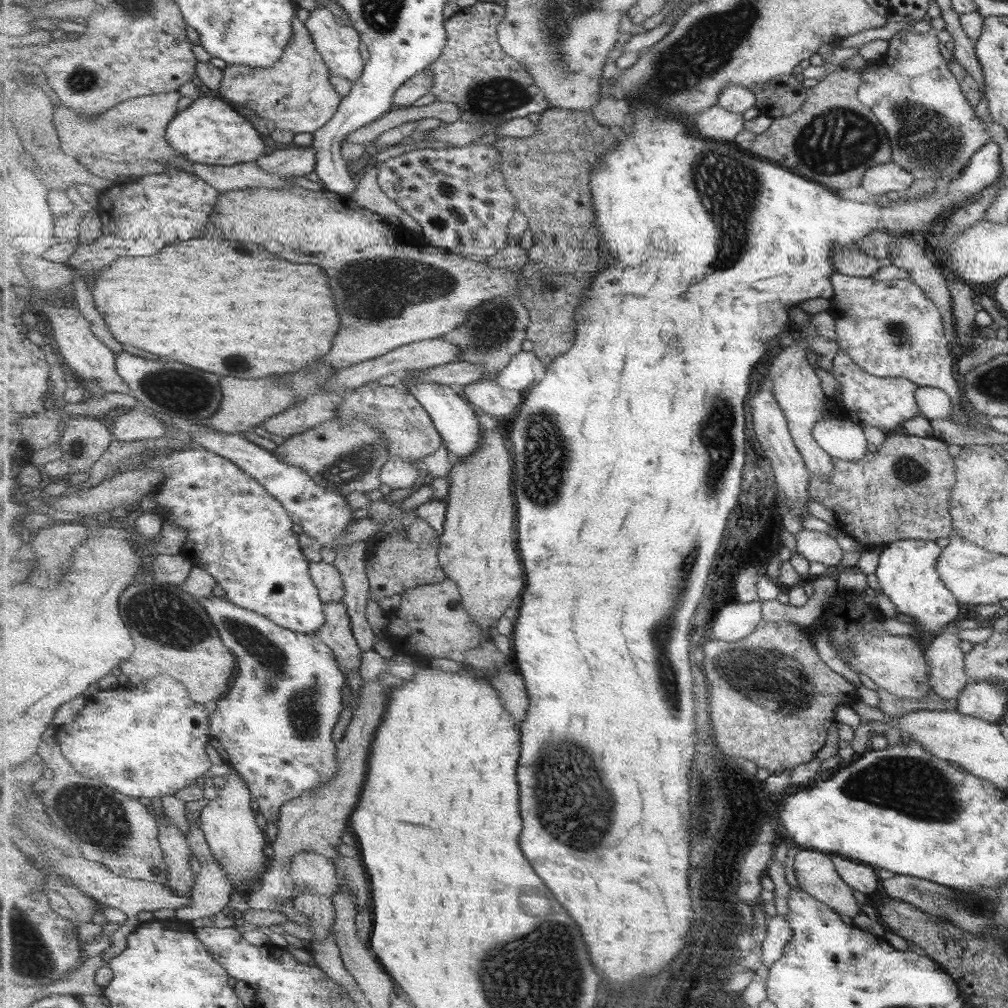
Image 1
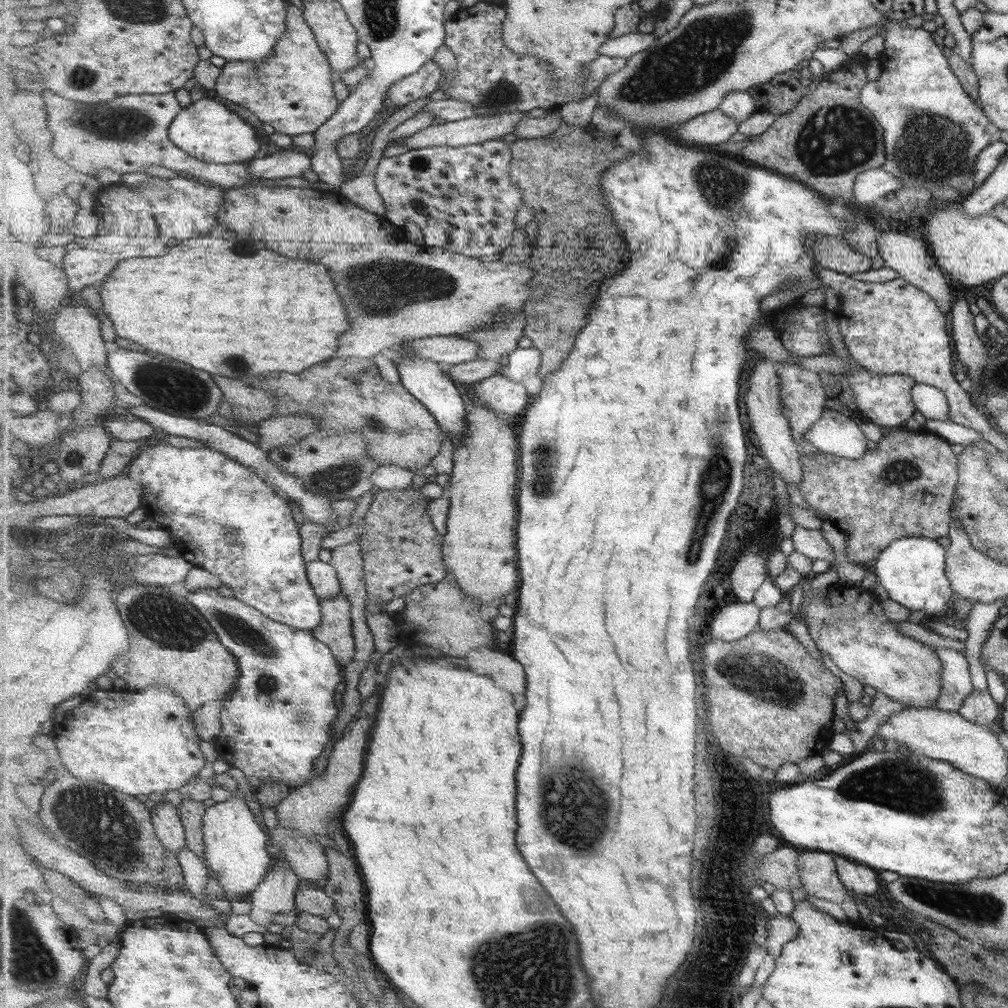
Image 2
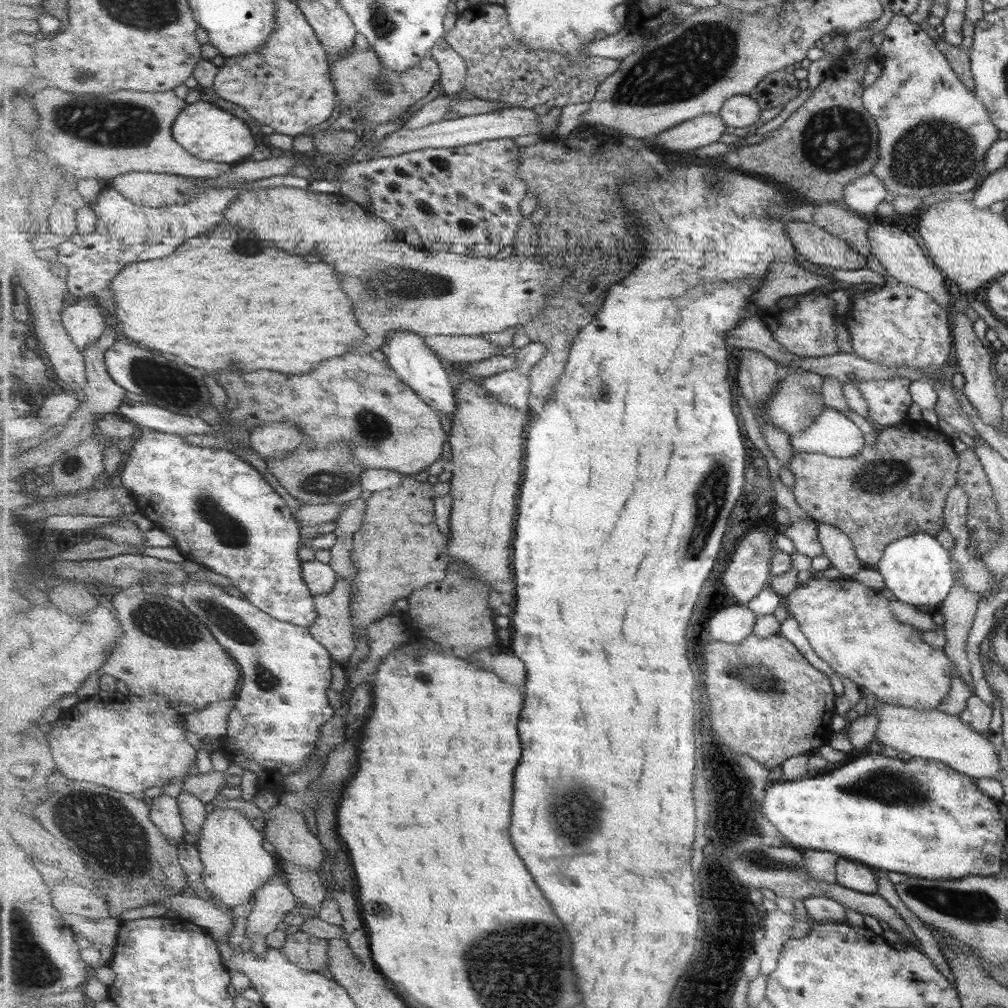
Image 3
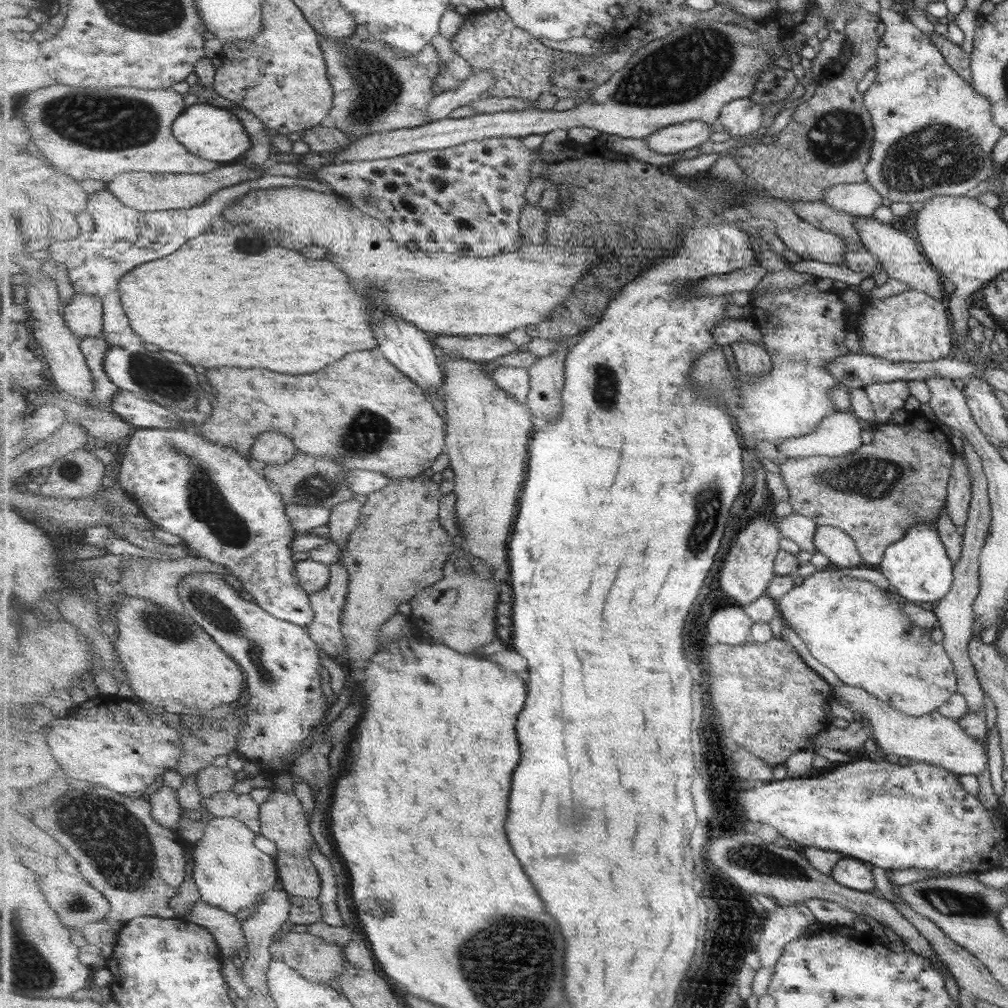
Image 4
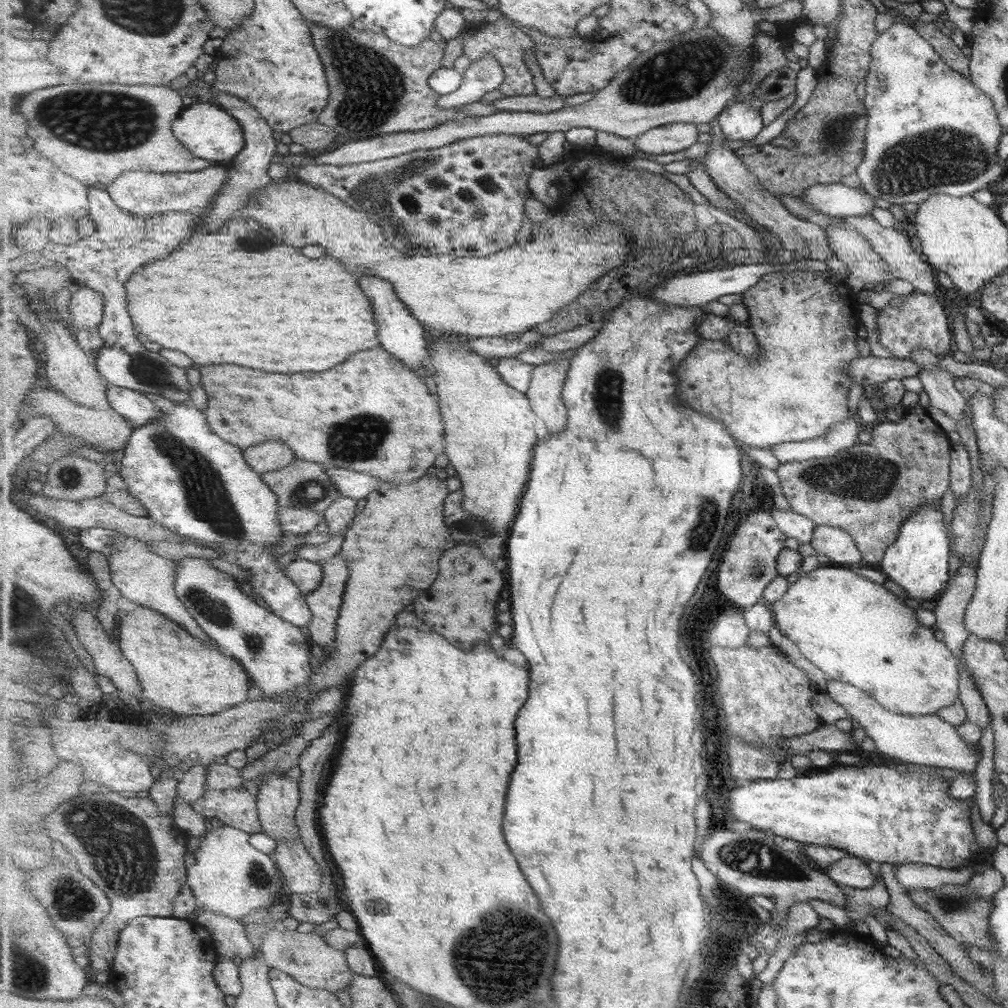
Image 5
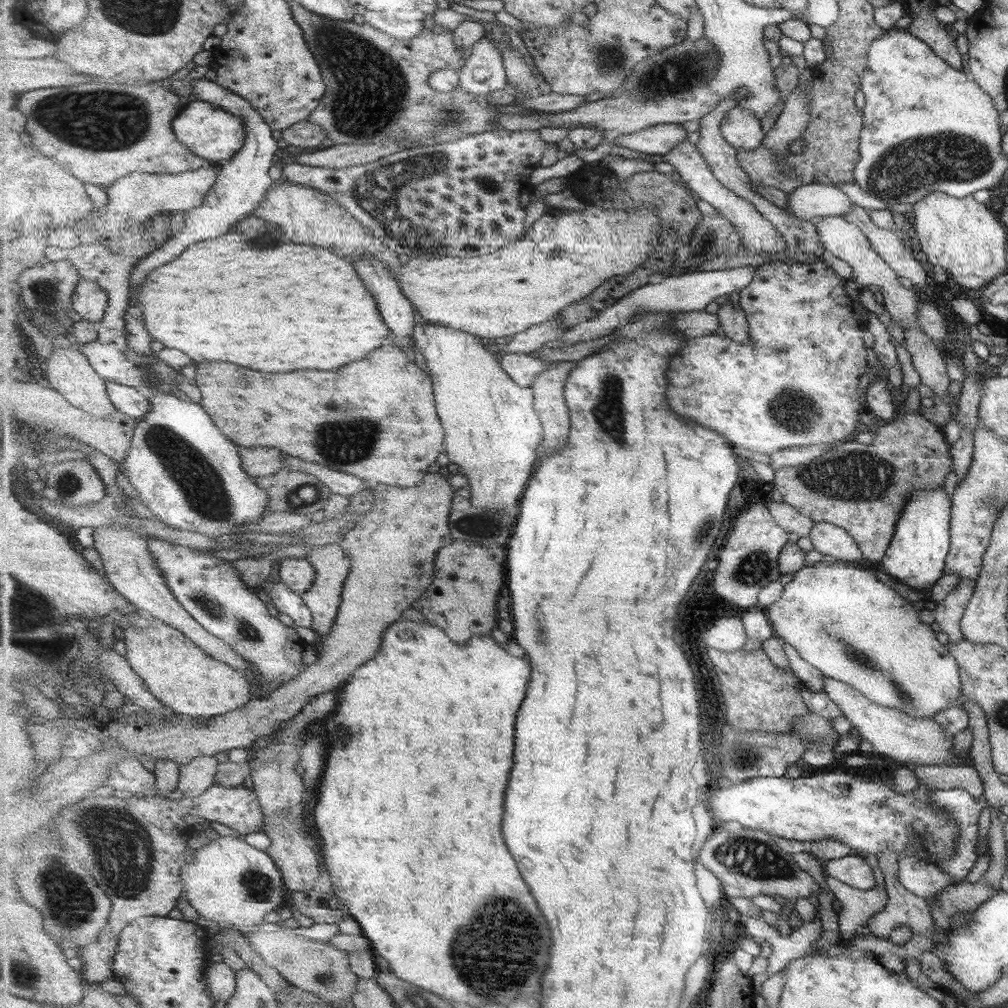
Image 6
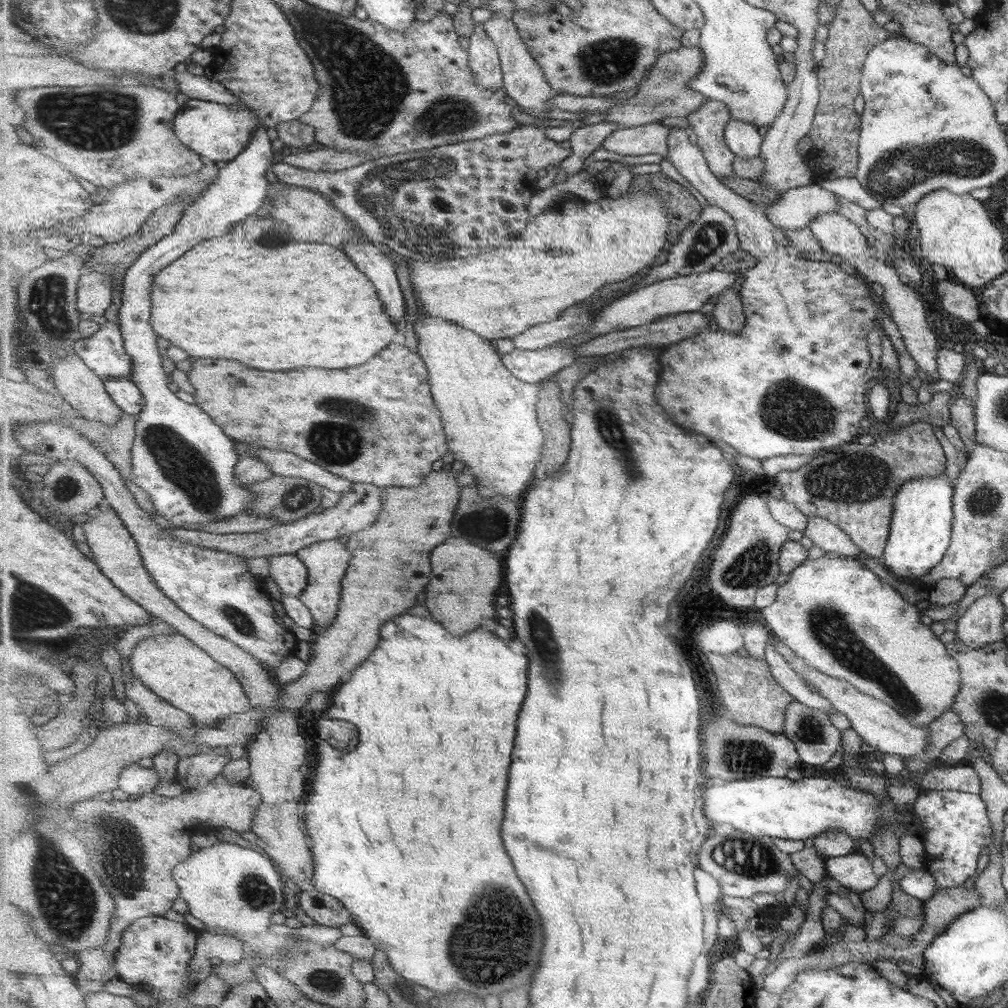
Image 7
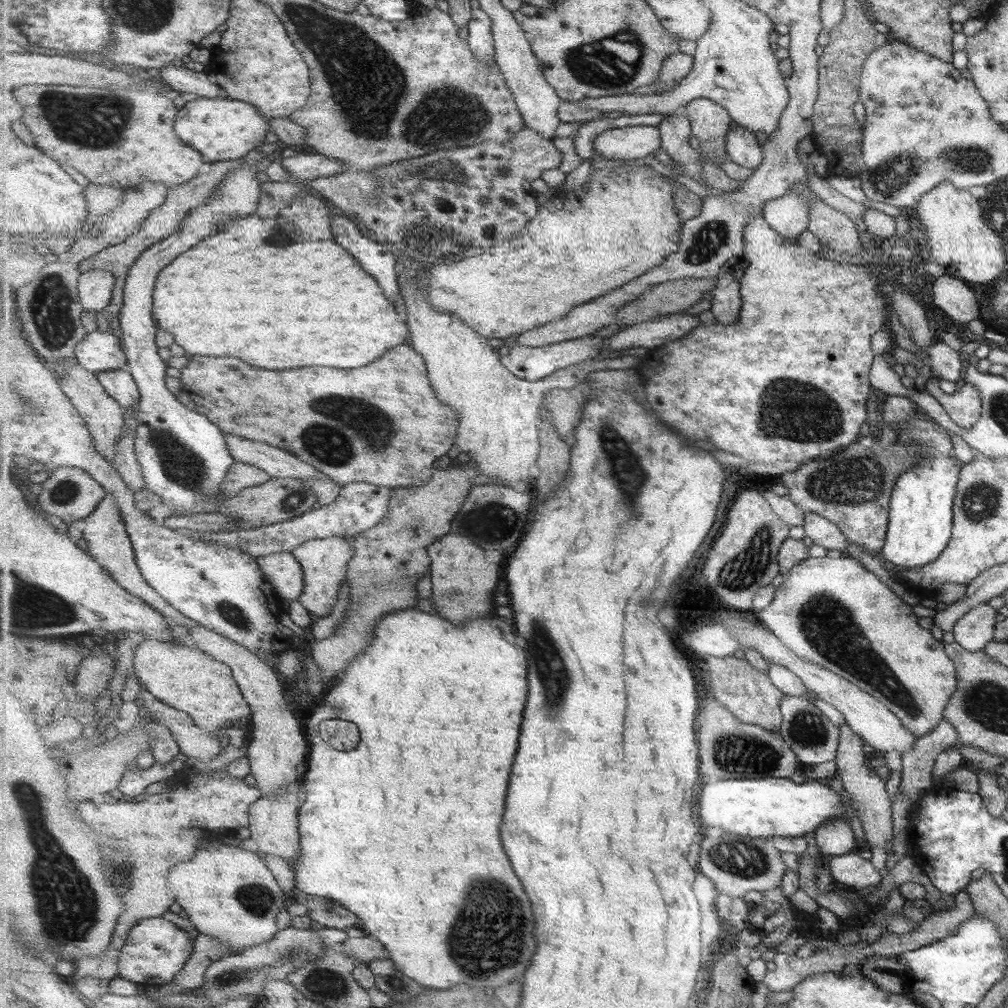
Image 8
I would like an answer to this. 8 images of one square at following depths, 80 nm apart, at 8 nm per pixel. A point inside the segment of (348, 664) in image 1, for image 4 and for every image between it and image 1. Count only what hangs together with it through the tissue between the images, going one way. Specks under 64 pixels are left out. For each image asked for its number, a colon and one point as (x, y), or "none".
2: (336, 630)
3: (333, 627)
4: (326, 629)

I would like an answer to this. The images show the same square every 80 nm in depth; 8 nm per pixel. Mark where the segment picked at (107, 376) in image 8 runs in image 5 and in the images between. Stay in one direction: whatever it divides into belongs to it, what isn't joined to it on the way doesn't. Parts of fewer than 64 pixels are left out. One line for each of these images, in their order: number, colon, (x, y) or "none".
5: (139, 409)
6: (134, 402)
7: (123, 391)

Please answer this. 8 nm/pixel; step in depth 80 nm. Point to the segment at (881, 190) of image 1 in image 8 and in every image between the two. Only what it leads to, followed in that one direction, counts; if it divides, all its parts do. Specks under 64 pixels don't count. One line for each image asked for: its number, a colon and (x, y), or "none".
2: (869, 188)
3: (861, 196)
4: (855, 199)
5: (837, 200)
6: (811, 202)
7: (795, 208)
8: (787, 215)

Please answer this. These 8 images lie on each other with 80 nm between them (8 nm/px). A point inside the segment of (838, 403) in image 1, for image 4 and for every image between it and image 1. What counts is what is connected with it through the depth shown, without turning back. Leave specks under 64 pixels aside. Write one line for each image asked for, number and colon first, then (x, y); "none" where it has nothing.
2: (884, 400)
3: (888, 400)
4: (885, 397)

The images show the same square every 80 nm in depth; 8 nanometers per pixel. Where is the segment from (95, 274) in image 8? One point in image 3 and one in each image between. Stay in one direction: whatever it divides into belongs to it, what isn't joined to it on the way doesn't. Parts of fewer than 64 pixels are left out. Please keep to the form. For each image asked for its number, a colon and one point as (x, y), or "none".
3: (82, 318)
4: (84, 313)
5: (86, 311)
6: (90, 304)
7: (94, 294)

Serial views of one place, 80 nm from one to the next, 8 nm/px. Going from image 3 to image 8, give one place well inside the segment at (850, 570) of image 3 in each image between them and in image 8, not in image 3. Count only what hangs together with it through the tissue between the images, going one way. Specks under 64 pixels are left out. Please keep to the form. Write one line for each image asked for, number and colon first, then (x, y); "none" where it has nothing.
4: (840, 550)
5: (835, 544)
6: (826, 538)
7: (829, 538)
8: (822, 532)

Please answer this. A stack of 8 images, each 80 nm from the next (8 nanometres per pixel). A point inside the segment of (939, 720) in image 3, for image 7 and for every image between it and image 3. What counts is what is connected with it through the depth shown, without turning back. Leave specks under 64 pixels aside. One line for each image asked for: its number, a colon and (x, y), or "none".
4: (932, 739)
5: (929, 741)
6: (893, 734)
7: (879, 726)

